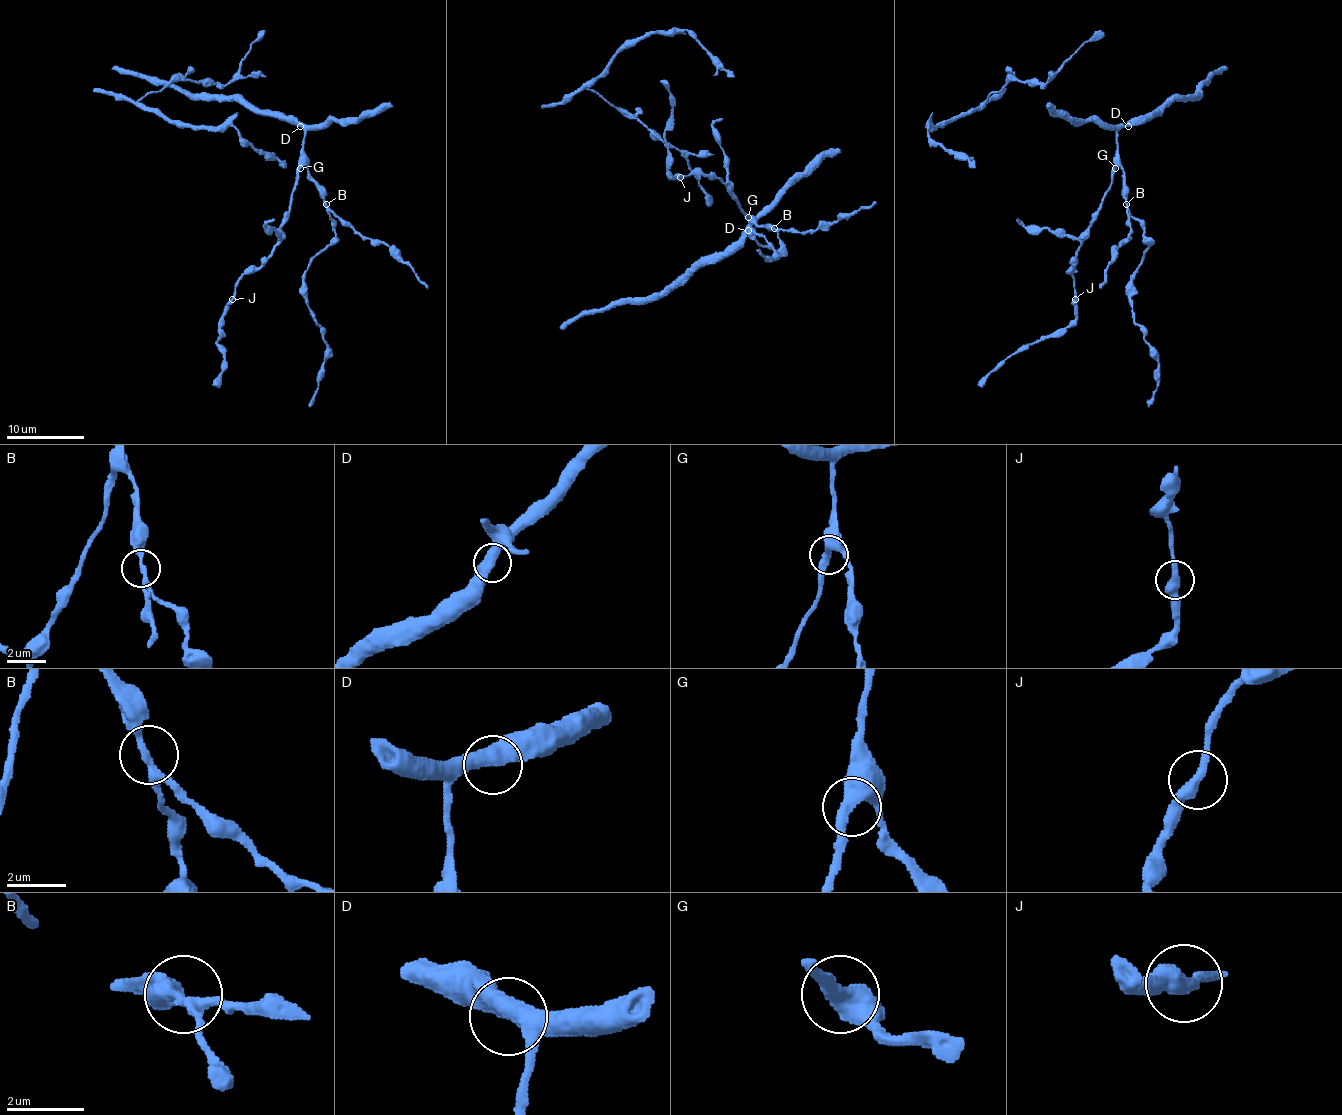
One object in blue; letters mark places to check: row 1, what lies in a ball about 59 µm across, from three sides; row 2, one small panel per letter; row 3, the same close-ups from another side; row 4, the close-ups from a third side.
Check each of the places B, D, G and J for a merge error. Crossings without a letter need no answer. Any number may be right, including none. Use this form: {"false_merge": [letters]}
{"false_merge": []}

